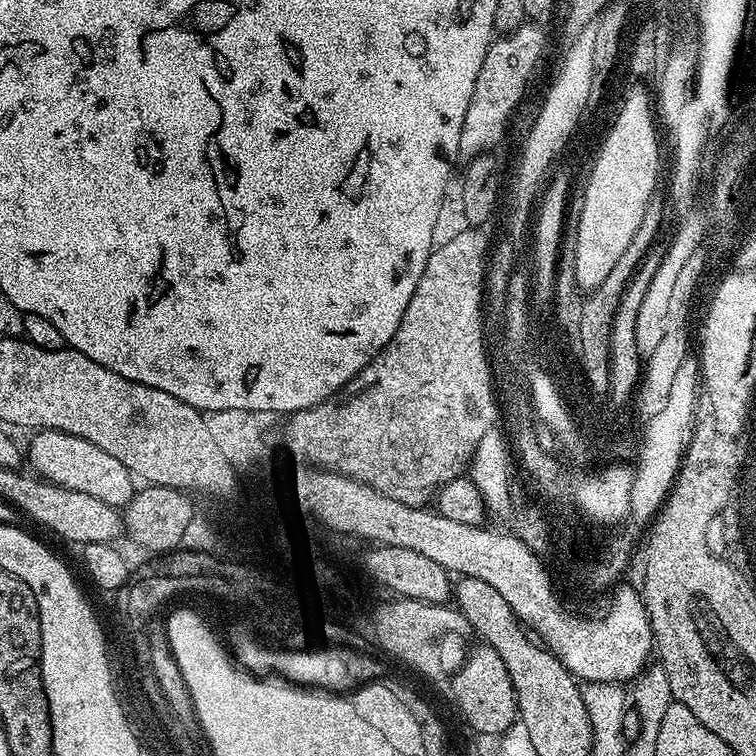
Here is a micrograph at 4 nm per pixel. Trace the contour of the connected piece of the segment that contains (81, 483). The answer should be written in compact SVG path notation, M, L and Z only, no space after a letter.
M40 430L36 436L26 444L26 464L33 473L41 480L47 480L50 484L57 484L70 490L78 490L82 494L90 494L90 498L98 498L110 506L120 508L127 505L134 495L134 477L132 473L118 462L106 450L98 450L86 438L78 438L74 434L65 432L54 432L51 430Z

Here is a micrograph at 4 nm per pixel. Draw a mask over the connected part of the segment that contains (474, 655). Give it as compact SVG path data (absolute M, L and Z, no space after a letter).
M481 643L479 647L473 647L465 655L464 665L456 672L457 680L450 687L450 694L456 699L456 704L460 707L459 715L463 719L472 720L472 724L475 724L476 728L493 732L496 738L500 738L518 720L514 686L510 682L506 662L502 662L502 658L498 658L498 650L494 650L486 643Z

